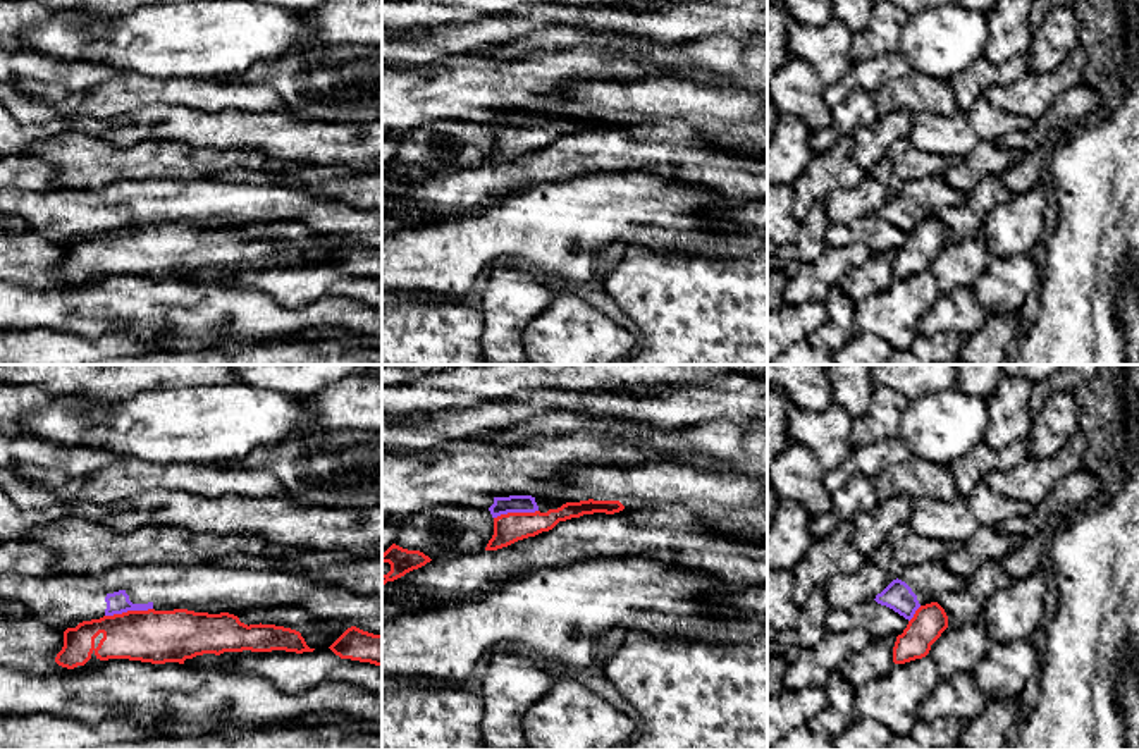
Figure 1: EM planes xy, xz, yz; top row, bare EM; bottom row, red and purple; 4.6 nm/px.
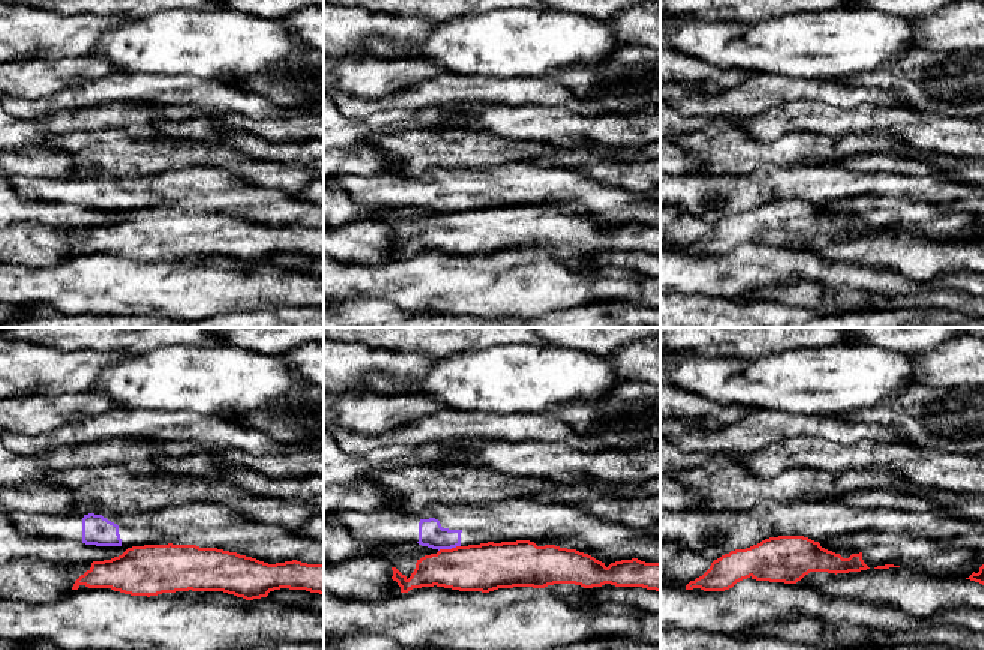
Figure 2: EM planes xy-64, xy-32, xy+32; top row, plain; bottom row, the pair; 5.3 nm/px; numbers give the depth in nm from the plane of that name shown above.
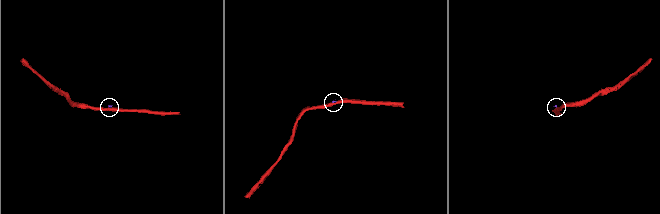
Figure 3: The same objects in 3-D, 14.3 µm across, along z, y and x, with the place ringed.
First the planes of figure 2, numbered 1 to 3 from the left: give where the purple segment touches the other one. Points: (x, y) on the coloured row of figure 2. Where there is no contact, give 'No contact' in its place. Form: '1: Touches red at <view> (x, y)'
1: No contact
2: Touches red at xy-32 (449, 550)
3: No contact

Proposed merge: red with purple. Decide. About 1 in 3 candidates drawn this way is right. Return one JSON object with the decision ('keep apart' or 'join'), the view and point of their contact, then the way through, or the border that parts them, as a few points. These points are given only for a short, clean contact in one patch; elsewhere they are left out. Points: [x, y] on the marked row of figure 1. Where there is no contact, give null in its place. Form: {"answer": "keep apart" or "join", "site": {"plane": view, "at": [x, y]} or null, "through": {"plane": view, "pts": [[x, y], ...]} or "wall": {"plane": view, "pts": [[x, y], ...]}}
{"answer": "keep apart", "site": {"plane": "xy", "at": [128, 611]}, "wall": {"plane": "xy", "pts": [[152, 608], [105, 616]]}}

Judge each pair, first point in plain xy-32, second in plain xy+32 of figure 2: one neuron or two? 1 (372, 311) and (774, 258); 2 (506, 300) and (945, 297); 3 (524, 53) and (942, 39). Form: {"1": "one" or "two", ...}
{"1": "two", "2": "two", "3": "two"}

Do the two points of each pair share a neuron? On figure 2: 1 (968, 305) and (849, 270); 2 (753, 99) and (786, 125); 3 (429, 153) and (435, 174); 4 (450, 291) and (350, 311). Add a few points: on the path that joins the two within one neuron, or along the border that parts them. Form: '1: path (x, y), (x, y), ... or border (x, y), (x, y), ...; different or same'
1: border (962, 291), (926, 290), (899, 294), (891, 299); different
2: border (803, 101), (788, 101), (750, 117); different
3: border (468, 167), (428, 167), (419, 174); different
4: border (357, 297), (380, 297), (404, 311); different

